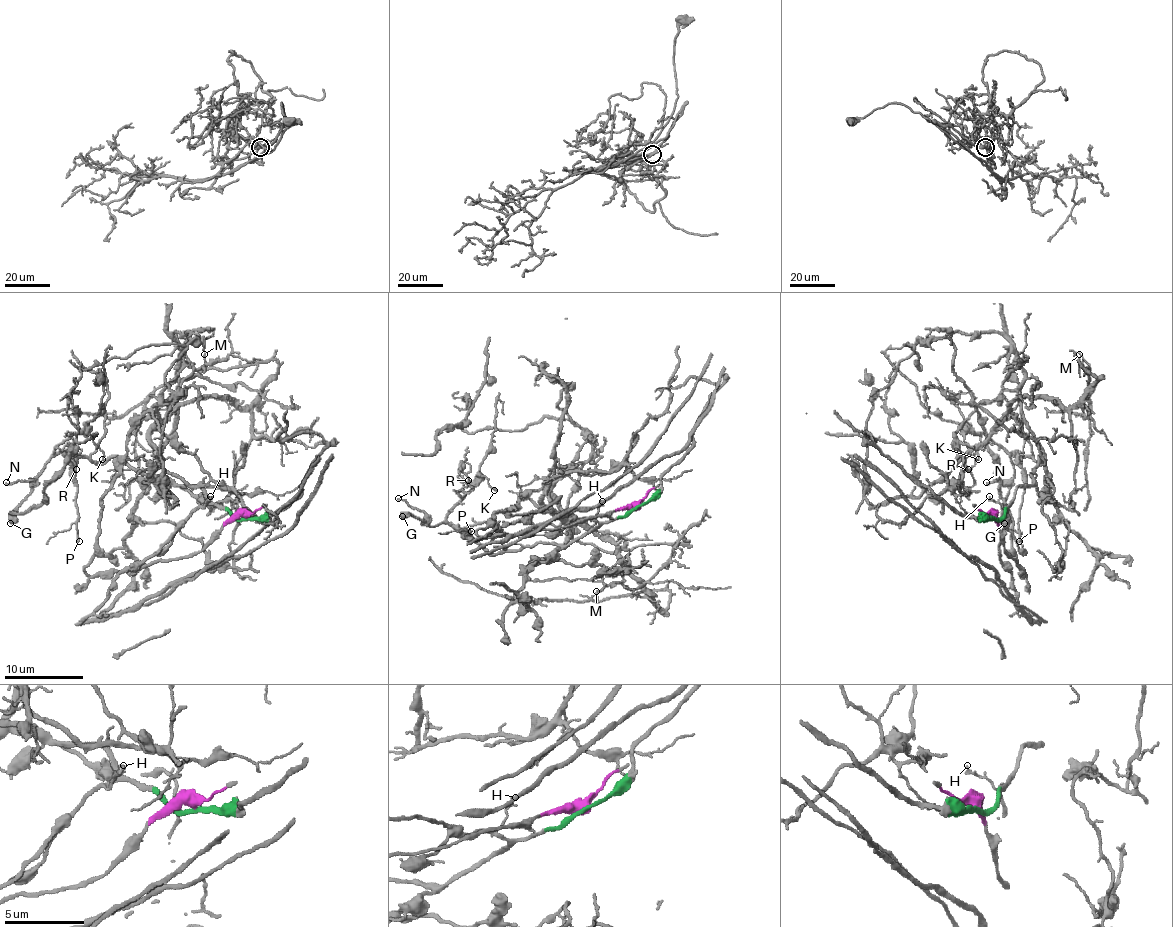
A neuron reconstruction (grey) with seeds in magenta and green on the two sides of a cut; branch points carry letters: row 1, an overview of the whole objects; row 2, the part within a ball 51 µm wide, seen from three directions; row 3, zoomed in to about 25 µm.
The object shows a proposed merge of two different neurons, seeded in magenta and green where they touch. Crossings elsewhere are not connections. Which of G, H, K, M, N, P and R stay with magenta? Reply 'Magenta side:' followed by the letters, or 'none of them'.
Magenta side: M

